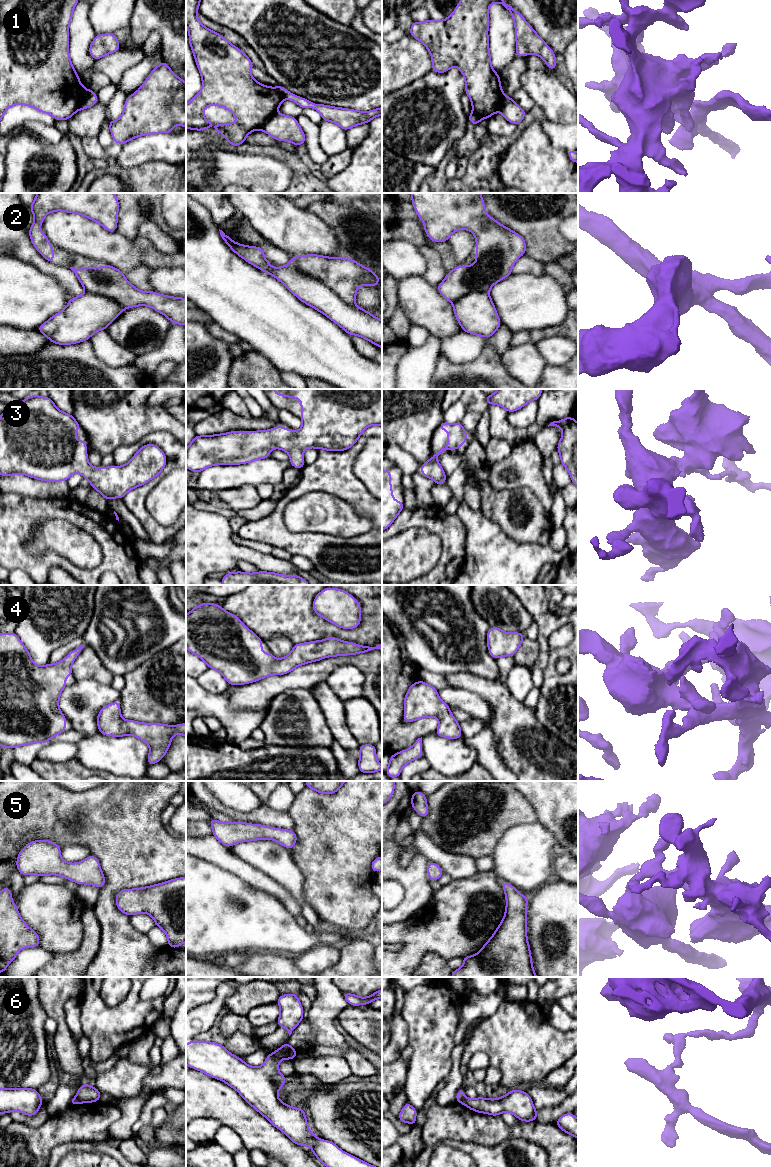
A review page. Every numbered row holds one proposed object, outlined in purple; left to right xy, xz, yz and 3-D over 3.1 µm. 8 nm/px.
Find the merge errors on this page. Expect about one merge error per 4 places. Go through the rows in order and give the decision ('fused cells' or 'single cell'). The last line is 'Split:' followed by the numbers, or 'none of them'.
1: single cell
2: fused cells
3: single cell
4: single cell
5: single cell
6: fused cells
Split: 2, 6

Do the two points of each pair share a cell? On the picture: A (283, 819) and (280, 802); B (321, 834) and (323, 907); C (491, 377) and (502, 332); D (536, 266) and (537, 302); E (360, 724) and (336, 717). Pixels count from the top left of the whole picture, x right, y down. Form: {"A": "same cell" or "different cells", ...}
{"A": "different cells", "B": "same cell", "C": "different cells", "D": "different cells", "E": "different cells"}

